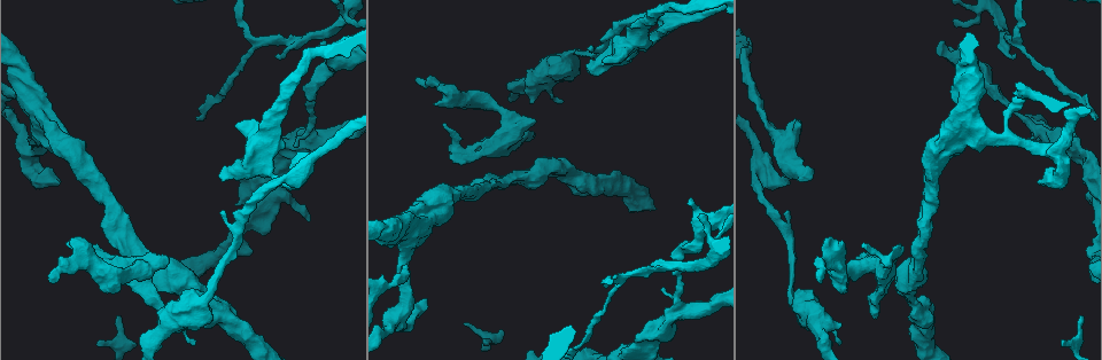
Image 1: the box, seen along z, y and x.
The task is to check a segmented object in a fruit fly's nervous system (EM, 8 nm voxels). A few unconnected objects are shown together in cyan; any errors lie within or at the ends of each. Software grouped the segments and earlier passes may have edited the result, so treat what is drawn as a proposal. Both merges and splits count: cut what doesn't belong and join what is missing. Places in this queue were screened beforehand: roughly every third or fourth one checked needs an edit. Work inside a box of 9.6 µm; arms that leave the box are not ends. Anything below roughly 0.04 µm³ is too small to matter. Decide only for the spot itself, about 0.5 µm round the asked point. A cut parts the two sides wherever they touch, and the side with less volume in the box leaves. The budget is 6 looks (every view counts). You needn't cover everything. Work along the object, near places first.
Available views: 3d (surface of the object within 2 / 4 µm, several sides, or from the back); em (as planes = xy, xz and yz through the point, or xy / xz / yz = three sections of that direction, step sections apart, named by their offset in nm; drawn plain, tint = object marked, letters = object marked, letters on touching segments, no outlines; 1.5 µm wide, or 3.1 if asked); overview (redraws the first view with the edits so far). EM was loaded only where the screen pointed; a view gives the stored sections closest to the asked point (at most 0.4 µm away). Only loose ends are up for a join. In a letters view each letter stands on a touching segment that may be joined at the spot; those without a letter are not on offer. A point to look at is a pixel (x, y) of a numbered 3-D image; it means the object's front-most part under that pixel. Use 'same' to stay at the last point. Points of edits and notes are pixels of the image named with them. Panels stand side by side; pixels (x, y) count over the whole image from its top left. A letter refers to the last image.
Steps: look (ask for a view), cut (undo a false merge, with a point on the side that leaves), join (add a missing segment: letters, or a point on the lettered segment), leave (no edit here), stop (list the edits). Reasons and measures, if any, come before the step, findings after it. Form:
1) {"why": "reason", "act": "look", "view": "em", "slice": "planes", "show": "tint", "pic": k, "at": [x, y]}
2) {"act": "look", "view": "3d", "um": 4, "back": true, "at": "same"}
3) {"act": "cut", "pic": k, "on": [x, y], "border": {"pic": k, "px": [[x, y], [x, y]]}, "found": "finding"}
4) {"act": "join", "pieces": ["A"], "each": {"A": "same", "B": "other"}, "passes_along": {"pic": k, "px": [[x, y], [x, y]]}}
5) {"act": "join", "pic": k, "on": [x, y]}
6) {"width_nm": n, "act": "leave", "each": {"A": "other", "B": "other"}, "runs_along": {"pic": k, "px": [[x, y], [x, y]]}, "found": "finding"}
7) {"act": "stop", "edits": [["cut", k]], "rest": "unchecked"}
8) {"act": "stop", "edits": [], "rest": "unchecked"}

{"act": "look", "view": "3d", "um": 4, "pic": 1, "at": [224, 178]}

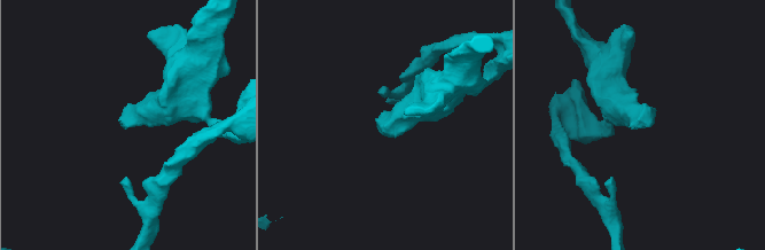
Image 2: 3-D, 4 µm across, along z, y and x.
{"act": "look", "view": "em", "slice": "planes", "show": "letters", "pic": 2, "at": [652, 123]}

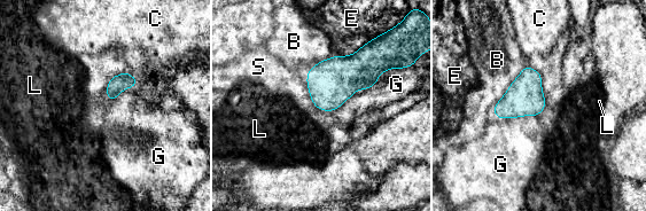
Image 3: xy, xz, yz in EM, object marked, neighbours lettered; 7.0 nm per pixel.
{"act": "leave", "each": {"B": "other", "C": "other", "E": "other", "G": "other", "L": "other", "S": "other"}, "border": {"pic": 3, "px": [[391, 68], [334, 111]]}, "found": "none of them fits"}

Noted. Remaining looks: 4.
{"why": "branch stops here", "act": "look", "view": "3d", "um": 2, "pic": 1, "at": [876, 319]}

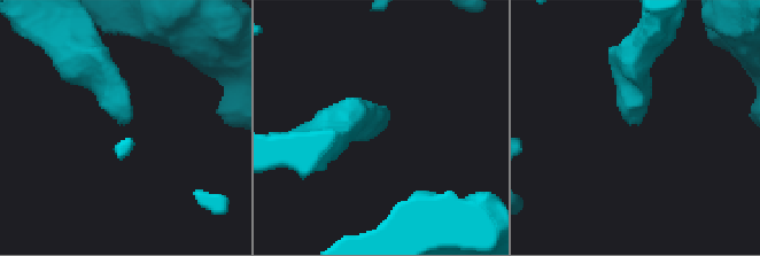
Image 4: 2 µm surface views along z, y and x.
{"why": "need the tissue", "act": "look", "view": "em", "slice": "planes", "show": "letters", "pic": 4, "at": [633, 123]}

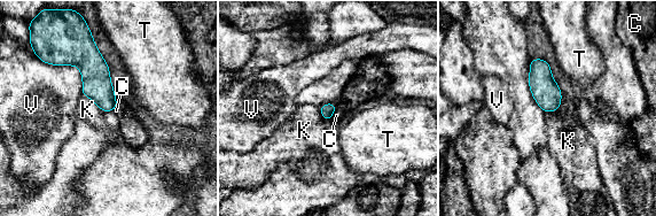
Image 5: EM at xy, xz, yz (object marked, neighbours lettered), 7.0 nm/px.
{"act": "leave", "each": {"C": "other", "K": "other", "T": "other", "V": "other"}, "border": {"pic": 5, "px": [[82, 94], [90, 98], [103, 113]]}, "found": "none of them fits"}

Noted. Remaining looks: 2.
{"why": "branch stops here", "act": "look", "view": "em", "slice": "planes", "show": "letters", "pic": 1, "at": [819, 280]}

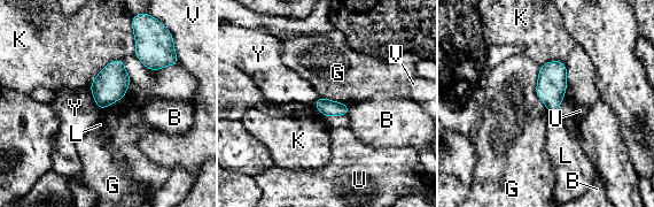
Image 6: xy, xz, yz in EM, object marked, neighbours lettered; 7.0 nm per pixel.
{"act": "leave", "each": {"B": "other", "G": "other", "K": "other", "L": "other", "U": "other", "V": "other", "Y": "other"}, "border": {"pic": 6, "px": [[539, 67], [536, 96], [550, 113]]}, "found": "no lettered segment goes on from it"}

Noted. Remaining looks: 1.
{"act": "stop", "edits": [], "rest": "unchecked"}

